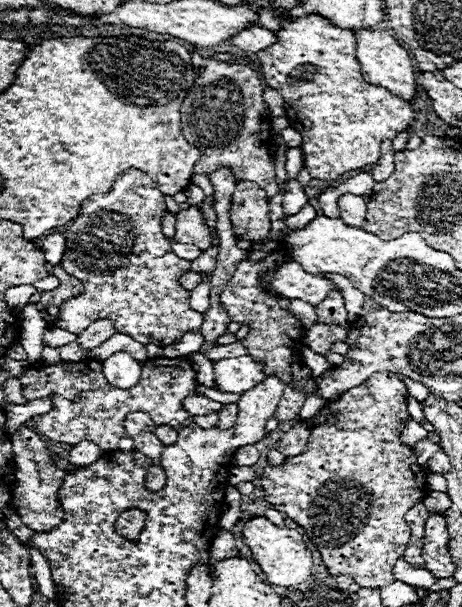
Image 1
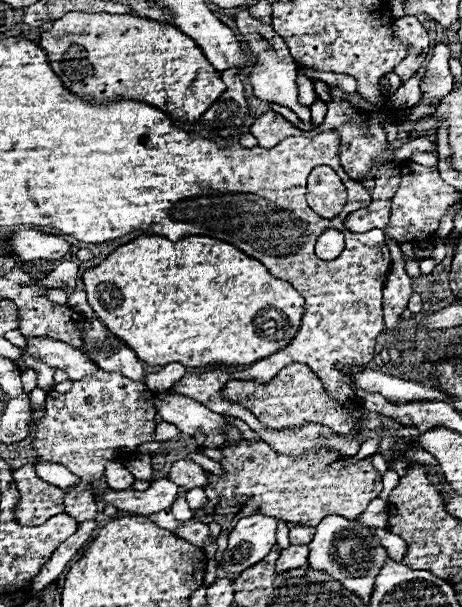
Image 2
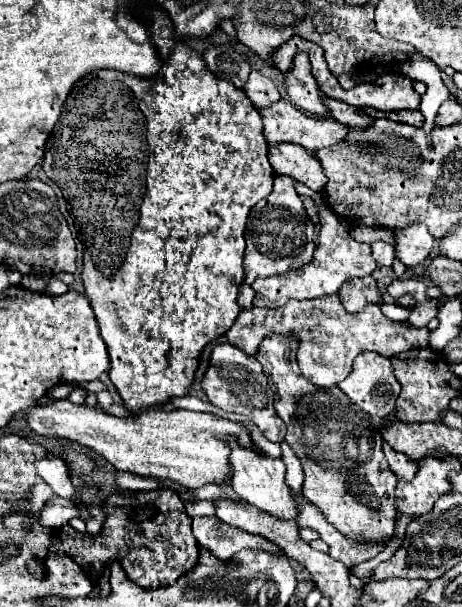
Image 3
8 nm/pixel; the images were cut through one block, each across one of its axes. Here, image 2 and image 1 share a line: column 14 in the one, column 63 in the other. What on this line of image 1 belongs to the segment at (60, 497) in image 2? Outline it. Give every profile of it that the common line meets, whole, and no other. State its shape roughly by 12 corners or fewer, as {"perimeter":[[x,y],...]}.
{"perimeter":[[28,424],[10,436],[16,512],[30,530],[64,520],[66,472]]}

